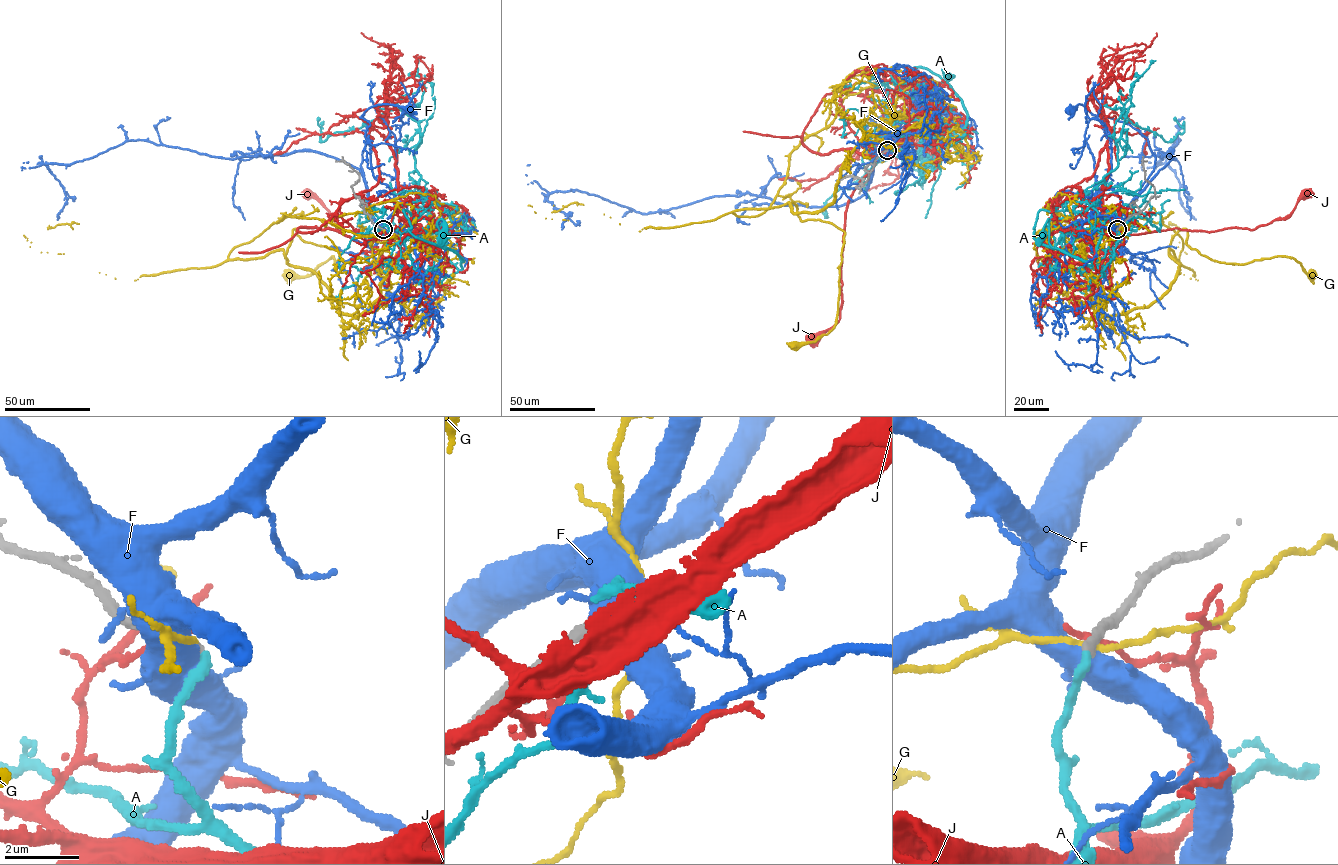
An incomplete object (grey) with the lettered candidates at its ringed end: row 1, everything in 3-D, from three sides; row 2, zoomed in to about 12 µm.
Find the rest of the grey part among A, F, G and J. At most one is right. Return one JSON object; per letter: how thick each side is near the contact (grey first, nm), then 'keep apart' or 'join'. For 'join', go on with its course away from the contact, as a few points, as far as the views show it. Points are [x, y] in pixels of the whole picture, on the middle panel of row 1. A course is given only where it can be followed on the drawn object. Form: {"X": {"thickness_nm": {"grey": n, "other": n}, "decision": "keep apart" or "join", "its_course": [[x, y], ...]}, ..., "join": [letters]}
{"A": {"thickness_nm": {"grey": 280, "other": 260}, "decision": "join", "its_course": [[887, 150], [923, 144], [946, 148], [966, 133], [966, 110], [951, 87], [942, 82], [948, 80], [946, 76]]}, "F": {"thickness_nm": {"grey": 300, "other": 950}, "decision": "keep apart"}, "G": {"thickness_nm": {"grey": 320, "other": 160}, "decision": "keep apart"}, "J": {"thickness_nm": {"grey": 360, "other": 190}, "decision": "keep apart"}, "join": ["A"]}

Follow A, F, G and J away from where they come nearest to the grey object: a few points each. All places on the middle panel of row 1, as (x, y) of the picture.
A: (887, 150), (923, 144), (946, 148), (966, 133), (966, 110), (951, 87), (942, 82), (948, 80), (946, 76)
F: (887, 150), (883, 148), (875, 156), (867, 189), (873, 170), (867, 125), (915, 104)
G: (886, 150), (894, 122), (863, 119), (833, 202), (790, 205), (844, 234), (836, 324), (793, 347)
J: (886, 151), (859, 182), (848, 203), (839, 320), (816, 336), (810, 336), (808, 339), (811, 339)

